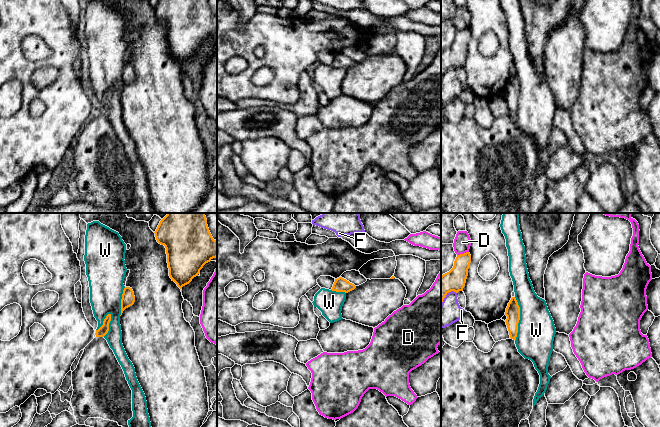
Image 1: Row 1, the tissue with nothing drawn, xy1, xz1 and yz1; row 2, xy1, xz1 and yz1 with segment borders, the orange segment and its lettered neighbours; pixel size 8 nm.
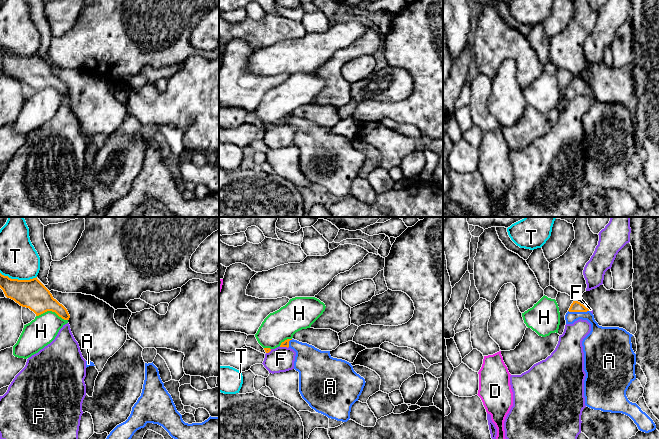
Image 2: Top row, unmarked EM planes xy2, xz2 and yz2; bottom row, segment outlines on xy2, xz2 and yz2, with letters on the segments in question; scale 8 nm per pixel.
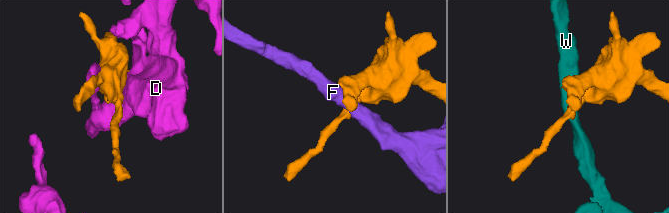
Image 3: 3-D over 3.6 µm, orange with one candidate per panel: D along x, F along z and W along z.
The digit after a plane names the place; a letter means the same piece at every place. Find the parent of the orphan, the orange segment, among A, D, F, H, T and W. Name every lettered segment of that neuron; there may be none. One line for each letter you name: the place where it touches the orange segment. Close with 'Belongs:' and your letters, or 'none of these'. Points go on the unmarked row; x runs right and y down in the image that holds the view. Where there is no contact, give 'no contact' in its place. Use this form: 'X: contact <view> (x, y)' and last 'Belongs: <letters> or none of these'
A: contact yz2 (578, 87)
Belongs: A

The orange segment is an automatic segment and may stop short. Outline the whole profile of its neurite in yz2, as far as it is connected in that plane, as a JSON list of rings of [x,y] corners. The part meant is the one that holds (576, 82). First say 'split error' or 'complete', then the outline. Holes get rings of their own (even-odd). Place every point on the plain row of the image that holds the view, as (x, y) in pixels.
split error | [[[573,77],[565,91],[566,100],[573,100],[579,95],[587,96],[591,100],[590,109],[582,117],[586,149],[585,181],[594,186],[625,190],[634,197],[640,207],[645,209],[654,207],[656,201],[653,196],[636,179],[630,178],[626,172],[628,163],[636,155],[636,130],[631,119],[633,111],[623,104],[599,102],[588,84],[578,77]]]

